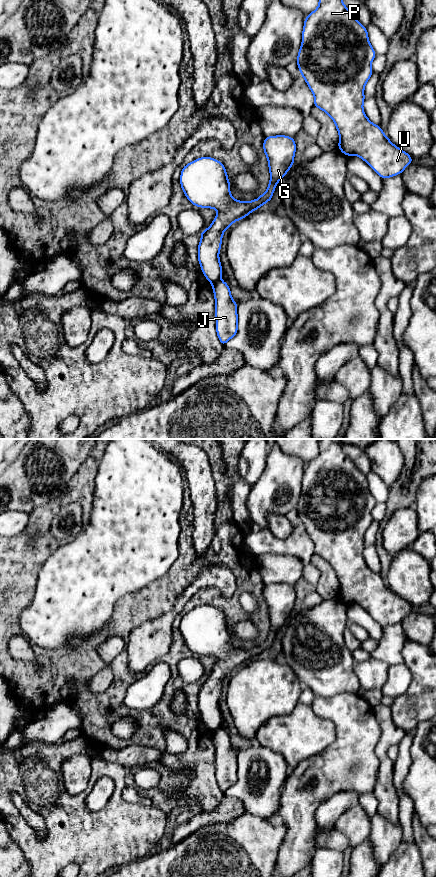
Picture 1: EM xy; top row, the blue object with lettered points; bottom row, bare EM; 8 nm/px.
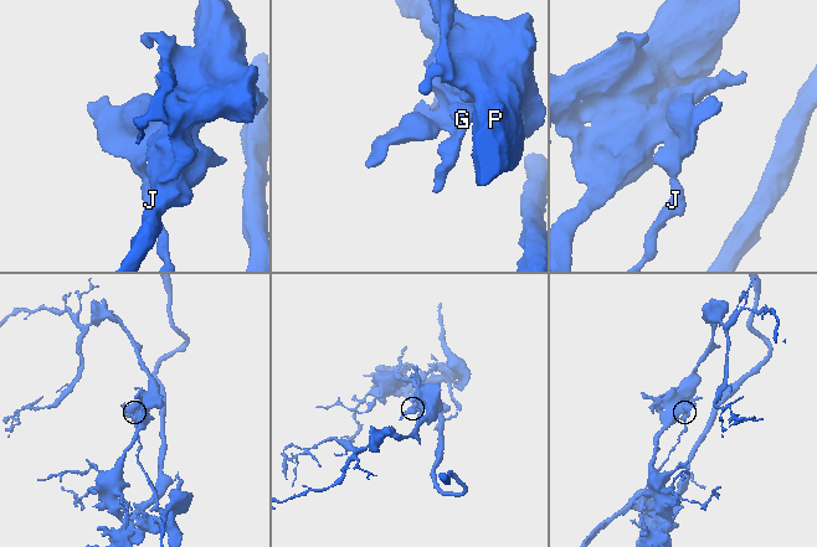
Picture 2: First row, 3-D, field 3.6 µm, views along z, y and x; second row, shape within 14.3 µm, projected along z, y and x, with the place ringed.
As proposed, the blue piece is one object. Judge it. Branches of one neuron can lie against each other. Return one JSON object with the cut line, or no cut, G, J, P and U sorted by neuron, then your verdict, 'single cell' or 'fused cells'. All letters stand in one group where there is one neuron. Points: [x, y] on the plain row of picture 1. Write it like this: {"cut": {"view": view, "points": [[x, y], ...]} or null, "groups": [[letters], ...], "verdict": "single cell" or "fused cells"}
{"cut": {"view": "xy", "points": [[220, 727], [213, 732]]}, "groups": [["G", "P", "U"], ["J"]], "verdict": "fused cells"}

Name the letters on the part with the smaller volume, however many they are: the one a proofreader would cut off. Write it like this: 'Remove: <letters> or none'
Remove: J

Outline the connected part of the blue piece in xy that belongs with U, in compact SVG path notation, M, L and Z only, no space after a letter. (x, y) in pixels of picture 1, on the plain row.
M319 439L318 455L304 469L302 492L296 507L300 522L314 543L314 554L323 558L334 569L339 581L338 597L346 604L357 603L382 627L386 627L401 622L413 607L395 594L383 581L382 576L373 572L364 561L364 536L373 522L371 511L375 504L376 500L369 490L366 475L359 471L353 460L344 453L342 443L332 439Z

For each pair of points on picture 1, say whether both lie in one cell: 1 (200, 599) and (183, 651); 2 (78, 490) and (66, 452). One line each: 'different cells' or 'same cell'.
1: same cell
2: different cells

